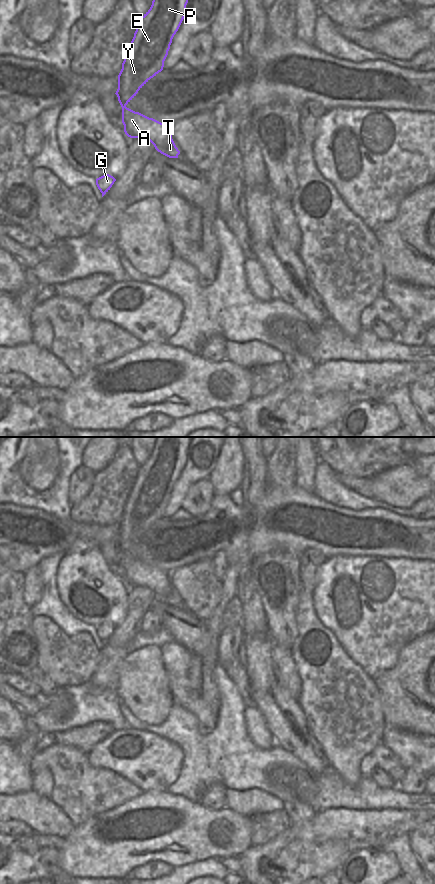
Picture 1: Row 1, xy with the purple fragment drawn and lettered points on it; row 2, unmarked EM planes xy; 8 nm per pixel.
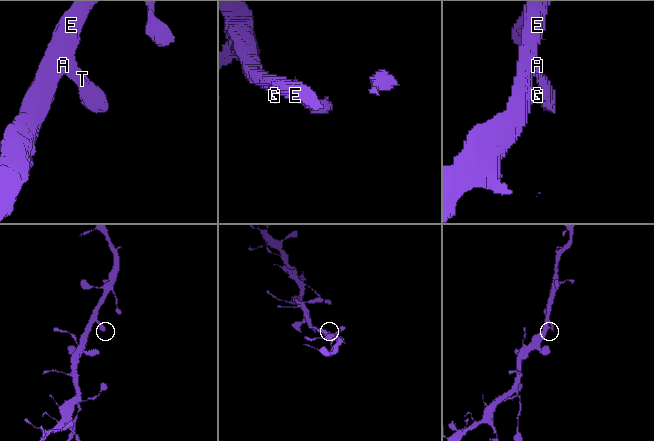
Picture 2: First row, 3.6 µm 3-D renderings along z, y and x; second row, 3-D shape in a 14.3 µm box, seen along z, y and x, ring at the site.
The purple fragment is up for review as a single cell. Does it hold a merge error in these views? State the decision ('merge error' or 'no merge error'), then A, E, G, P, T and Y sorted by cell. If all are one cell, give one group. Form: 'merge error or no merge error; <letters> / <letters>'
no merge error; A E G P T Y

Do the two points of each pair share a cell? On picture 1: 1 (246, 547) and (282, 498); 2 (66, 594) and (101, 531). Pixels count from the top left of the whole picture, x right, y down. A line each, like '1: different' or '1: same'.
1: same
2: different

